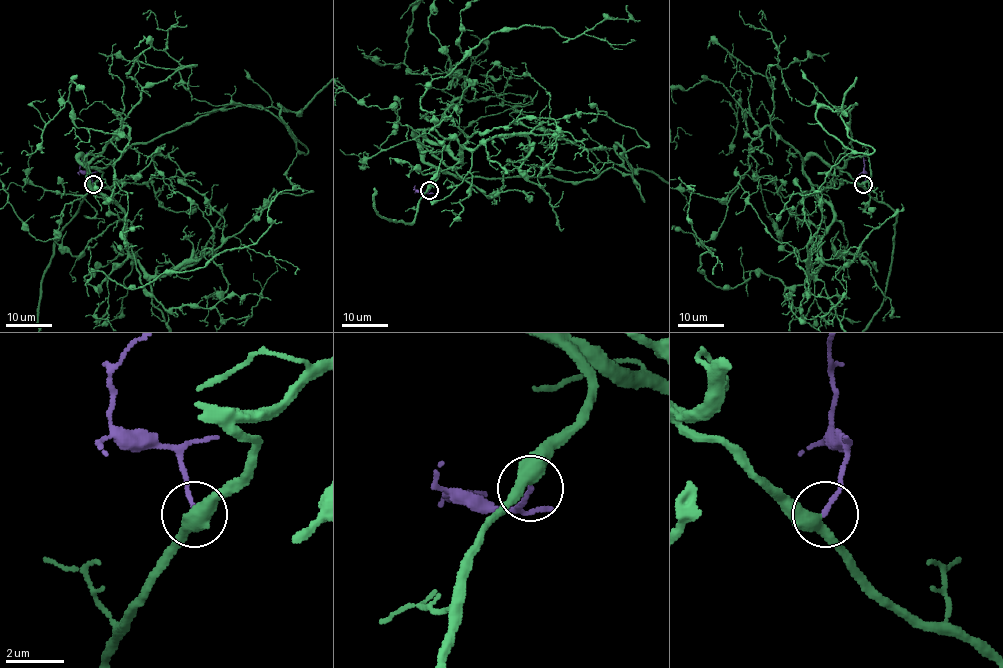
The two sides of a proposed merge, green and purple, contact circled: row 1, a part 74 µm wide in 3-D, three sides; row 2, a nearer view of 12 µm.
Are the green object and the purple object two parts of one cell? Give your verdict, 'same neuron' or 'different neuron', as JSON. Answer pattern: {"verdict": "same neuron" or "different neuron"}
{"verdict": "same neuron"}

